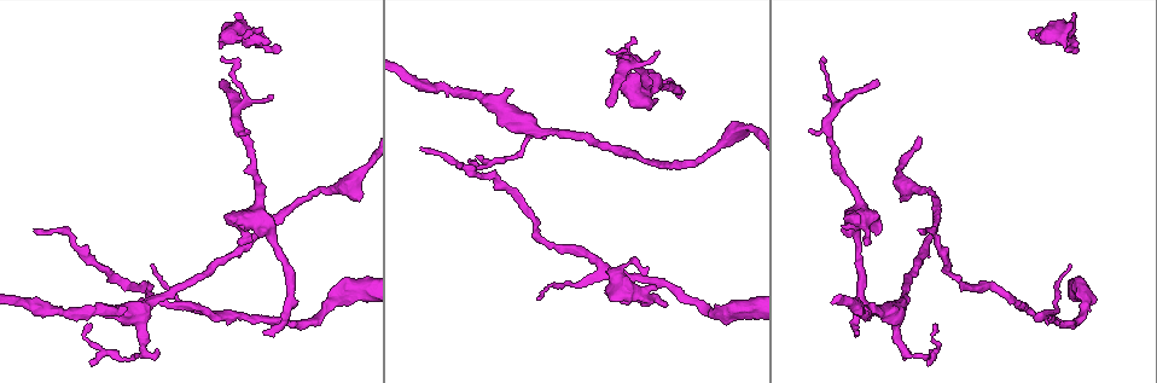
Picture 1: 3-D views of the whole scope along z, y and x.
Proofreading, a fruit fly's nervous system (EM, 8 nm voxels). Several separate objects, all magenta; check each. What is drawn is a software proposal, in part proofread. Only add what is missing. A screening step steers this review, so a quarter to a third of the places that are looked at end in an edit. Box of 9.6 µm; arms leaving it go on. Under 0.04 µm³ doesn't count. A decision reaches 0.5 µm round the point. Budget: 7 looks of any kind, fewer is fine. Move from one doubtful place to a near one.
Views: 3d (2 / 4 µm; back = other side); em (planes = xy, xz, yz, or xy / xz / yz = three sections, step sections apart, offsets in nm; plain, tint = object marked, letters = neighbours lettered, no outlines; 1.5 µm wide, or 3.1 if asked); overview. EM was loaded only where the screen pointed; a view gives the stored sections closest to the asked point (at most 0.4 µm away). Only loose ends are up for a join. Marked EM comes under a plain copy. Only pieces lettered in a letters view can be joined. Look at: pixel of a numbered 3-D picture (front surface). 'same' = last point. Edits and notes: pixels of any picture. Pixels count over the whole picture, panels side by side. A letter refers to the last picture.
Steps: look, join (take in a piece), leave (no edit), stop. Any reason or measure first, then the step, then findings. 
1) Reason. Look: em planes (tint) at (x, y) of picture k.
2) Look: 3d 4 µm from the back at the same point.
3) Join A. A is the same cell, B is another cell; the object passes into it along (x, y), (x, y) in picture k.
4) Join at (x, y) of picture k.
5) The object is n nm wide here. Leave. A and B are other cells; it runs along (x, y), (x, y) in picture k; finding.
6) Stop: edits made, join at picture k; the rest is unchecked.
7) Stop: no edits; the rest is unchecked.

An open end. Look: 3d 4 µm at (919, 232) of picture 1.

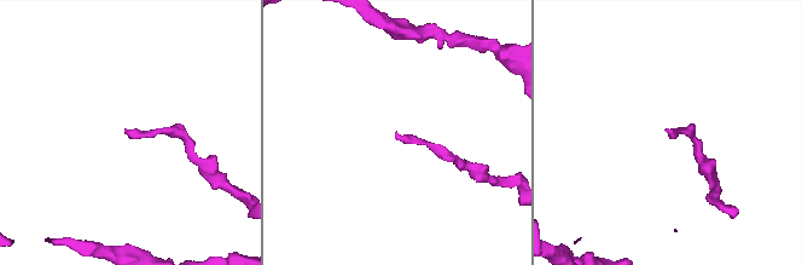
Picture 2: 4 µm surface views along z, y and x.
Shape alone is not enough. Look: em planes (letters) at (124, 129) of picture 2.

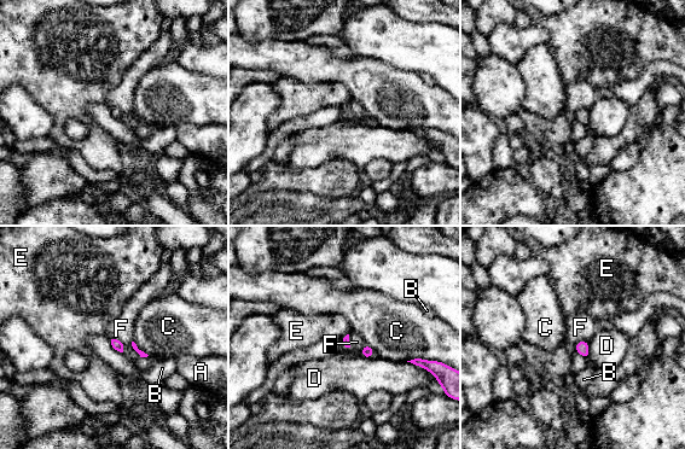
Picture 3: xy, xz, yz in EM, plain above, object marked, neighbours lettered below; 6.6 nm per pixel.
Leave. A, B, C, D, E and F are other cells; a border runs along (586, 339), (575, 344), (575, 351) in picture 3; none of them fits.

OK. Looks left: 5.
Branch stops here. Look: 3d 2 µm at (127, 307) of picture 1.

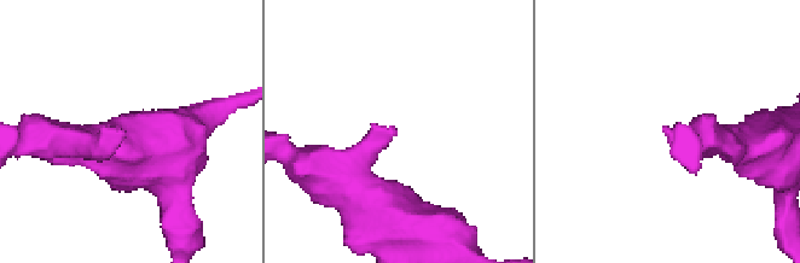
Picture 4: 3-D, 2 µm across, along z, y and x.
Look: em planes (letters) at (122, 130) of picture 4.

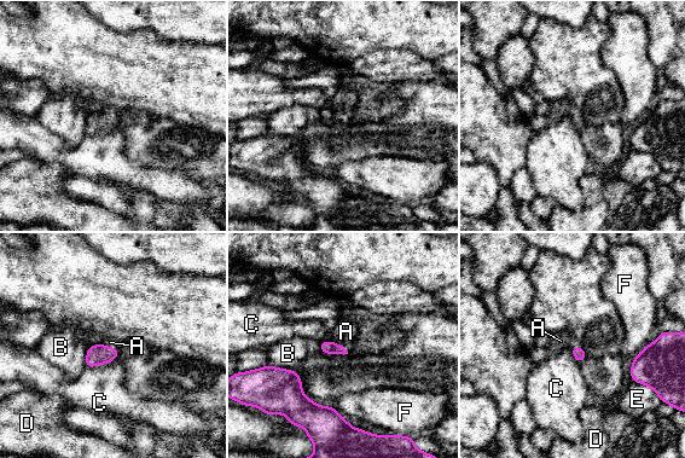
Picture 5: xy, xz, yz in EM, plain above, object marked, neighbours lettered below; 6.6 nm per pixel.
The longest contact is with C, 240 nm. Join A. A is the same cell, B, C, D, E and F are other cells; it goes on there.

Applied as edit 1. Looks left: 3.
Look: 3d 2 µm at (808, 130) of picture 1.

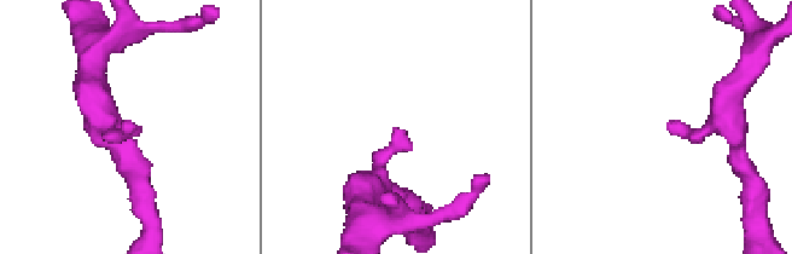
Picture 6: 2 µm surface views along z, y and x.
The arms are 170, 220 nm wide; now the EM. Look: em xy step 4 (letters) at (395, 127) of picture 6.

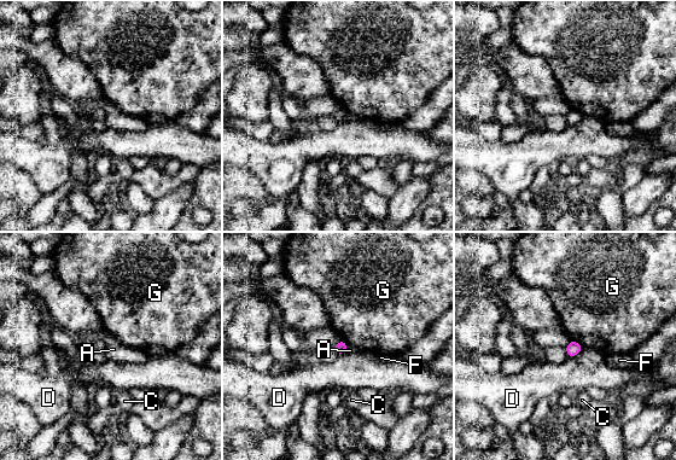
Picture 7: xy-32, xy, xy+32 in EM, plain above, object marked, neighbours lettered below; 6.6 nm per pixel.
Look: em planes (letters) at the same point.

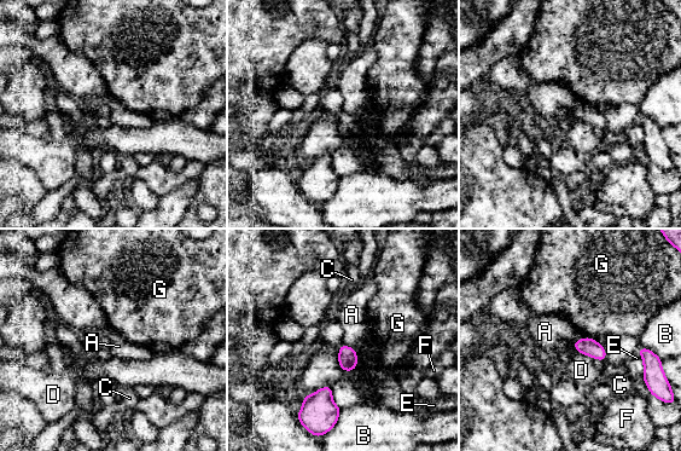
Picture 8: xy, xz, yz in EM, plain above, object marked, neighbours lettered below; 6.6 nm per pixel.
Leave. A, B, C, D, E, F and G are other cells; a border runs along (342, 342), (355, 350) in picture 8; no lettered piece goes on from it.

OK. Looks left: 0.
Stop: edits made, join at picture 5; the rest is unchecked.

